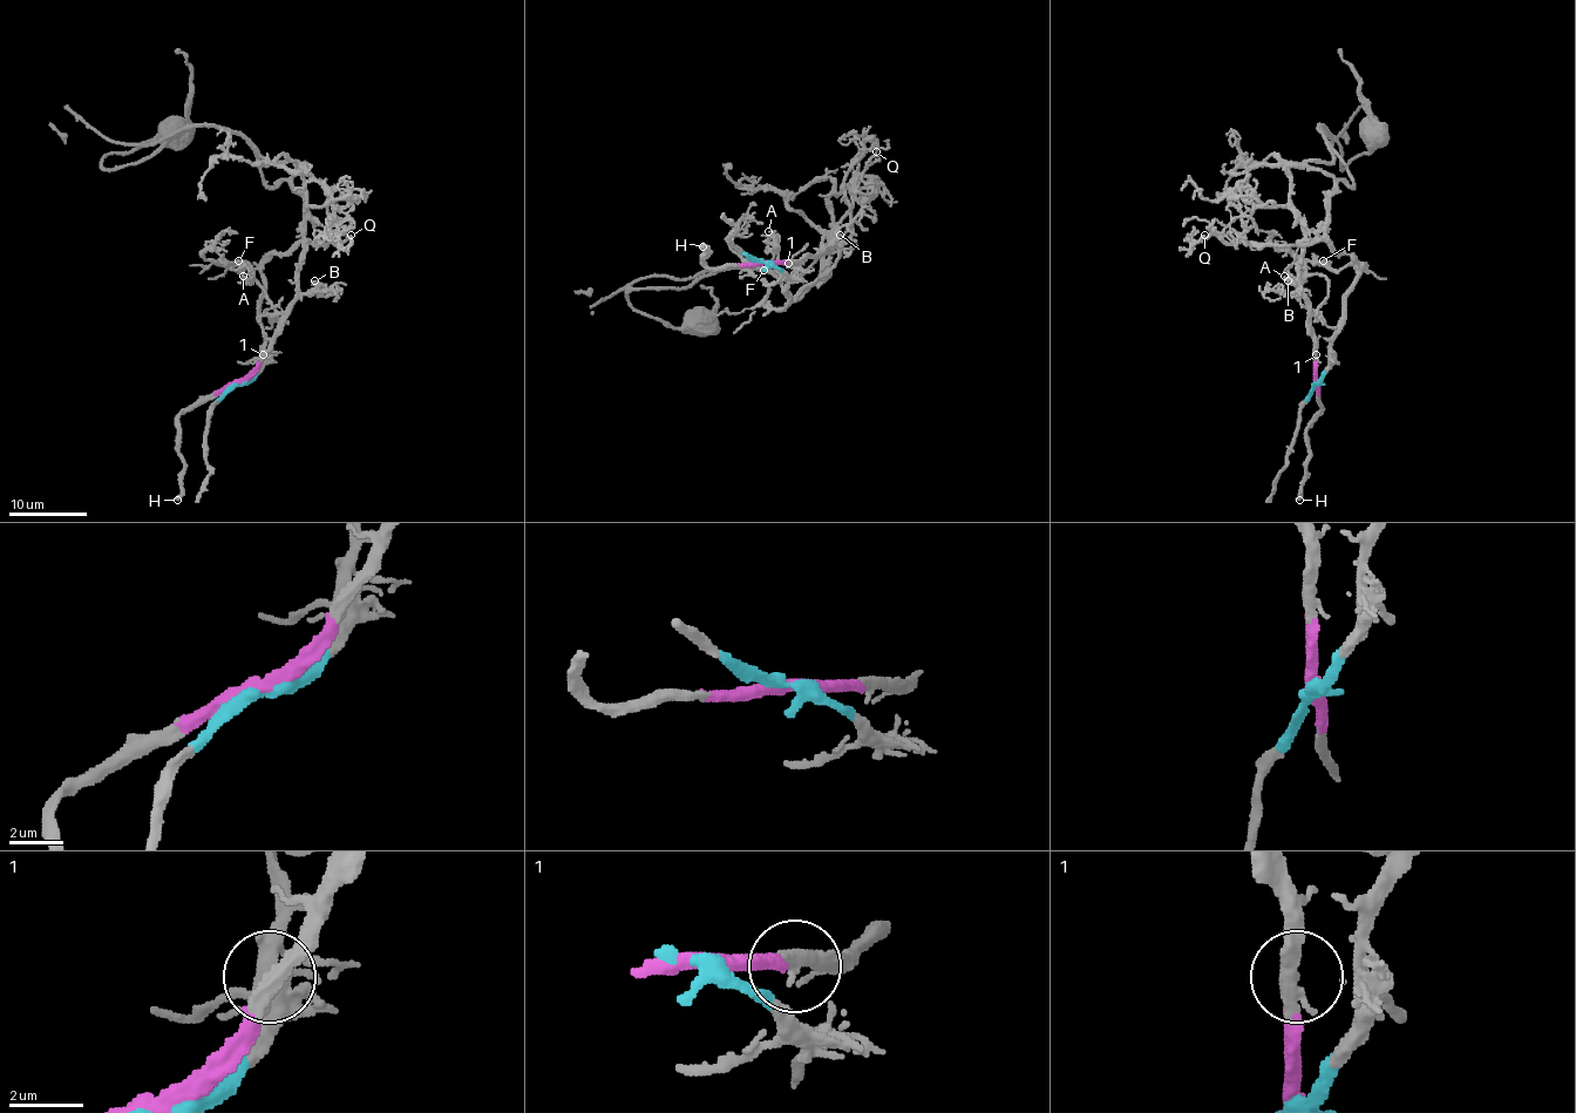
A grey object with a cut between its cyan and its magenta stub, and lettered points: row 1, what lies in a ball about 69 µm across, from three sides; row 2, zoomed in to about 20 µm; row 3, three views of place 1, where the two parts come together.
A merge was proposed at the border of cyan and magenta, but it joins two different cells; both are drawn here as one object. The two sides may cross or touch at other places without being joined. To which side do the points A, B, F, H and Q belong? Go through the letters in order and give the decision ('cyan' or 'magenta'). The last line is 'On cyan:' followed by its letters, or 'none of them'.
A: magenta
B: magenta
F: cyan
H: magenta
Q: cyan
On cyan: F, Q

